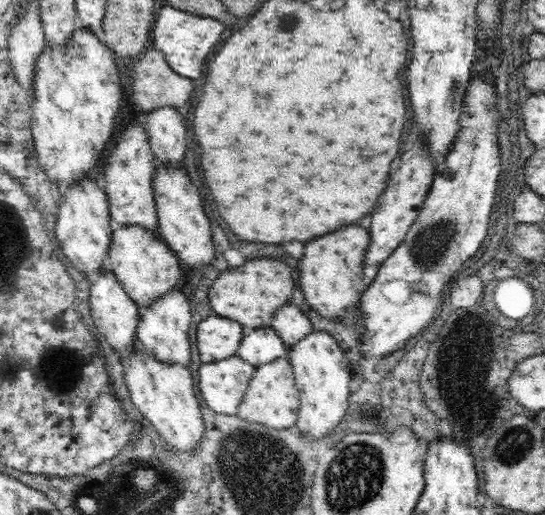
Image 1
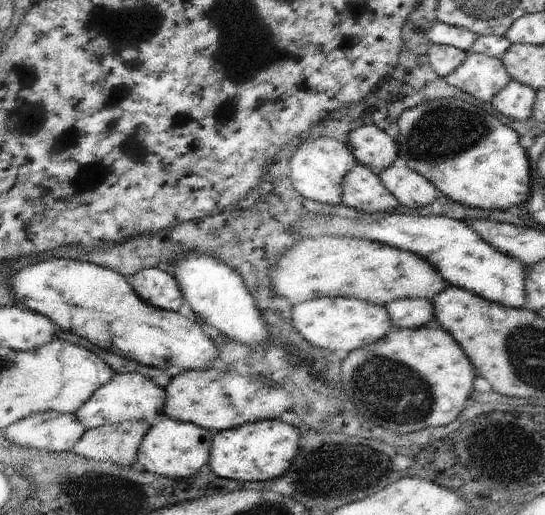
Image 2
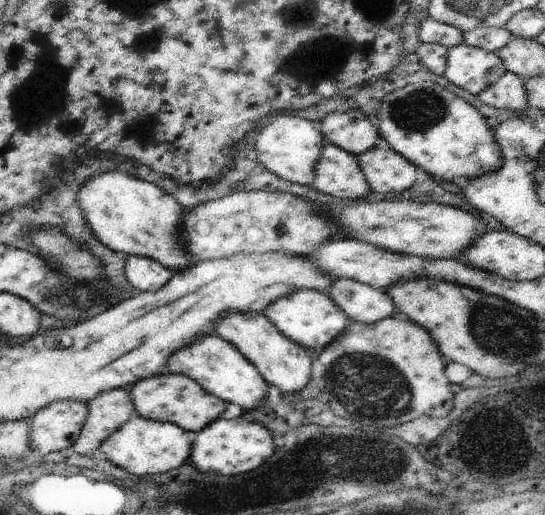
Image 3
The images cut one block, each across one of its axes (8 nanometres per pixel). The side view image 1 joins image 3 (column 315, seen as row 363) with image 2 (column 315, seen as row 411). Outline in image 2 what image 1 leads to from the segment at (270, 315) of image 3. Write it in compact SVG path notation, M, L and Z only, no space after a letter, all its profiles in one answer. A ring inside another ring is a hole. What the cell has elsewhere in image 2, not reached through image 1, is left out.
M322 297L298 303L292 310L292 326L311 348L350 353L378 342L397 329L385 305L348 297Z

